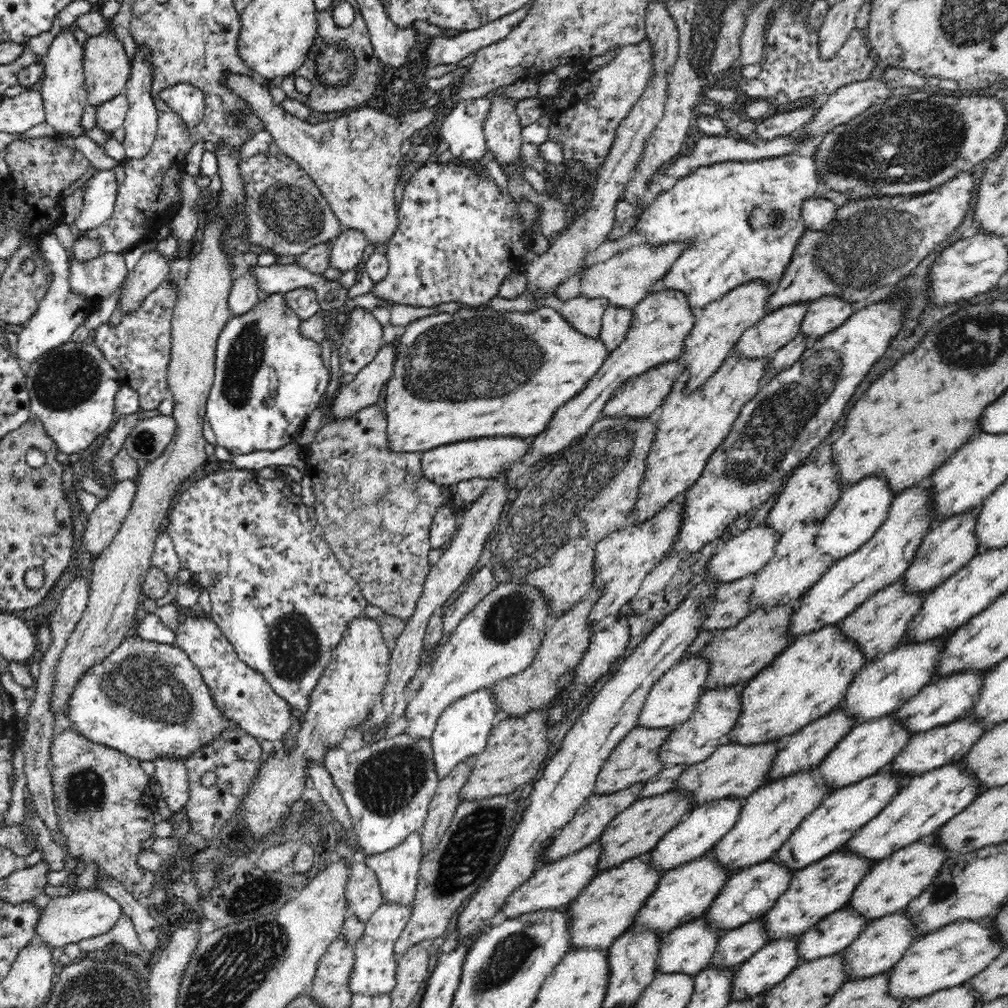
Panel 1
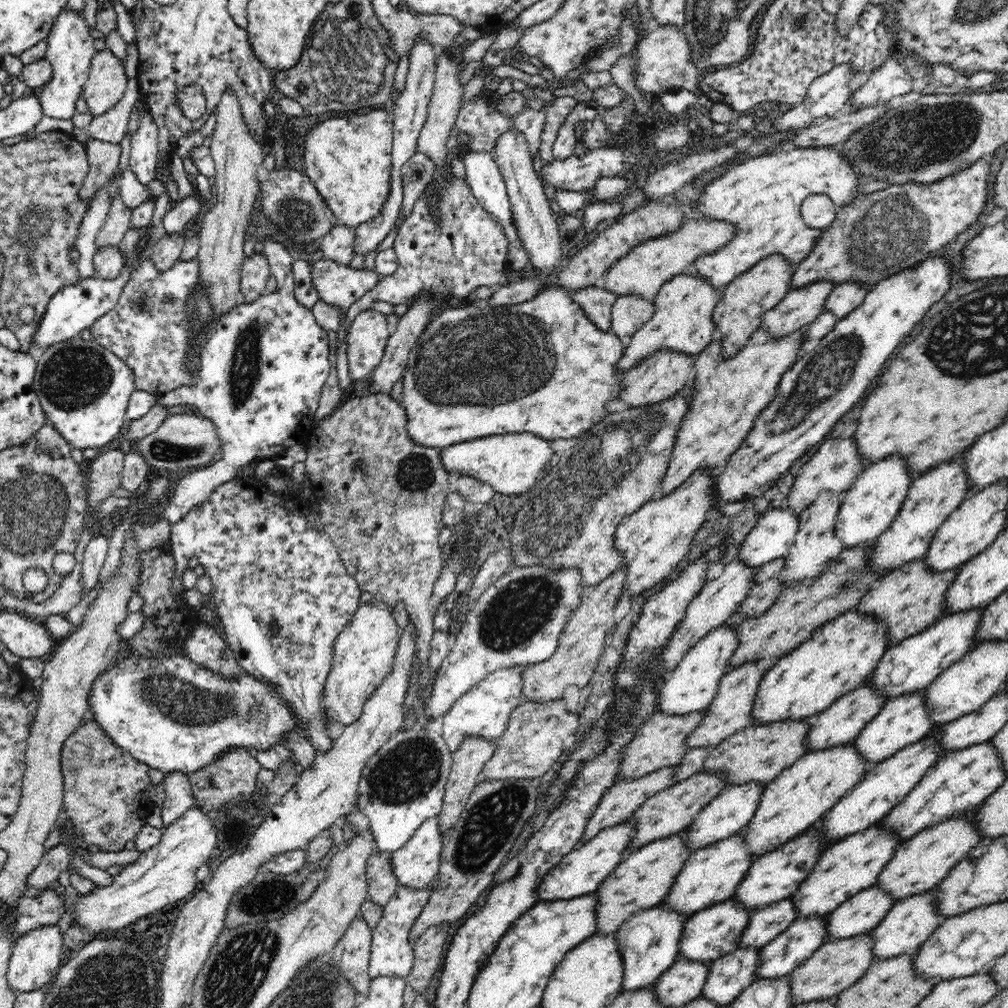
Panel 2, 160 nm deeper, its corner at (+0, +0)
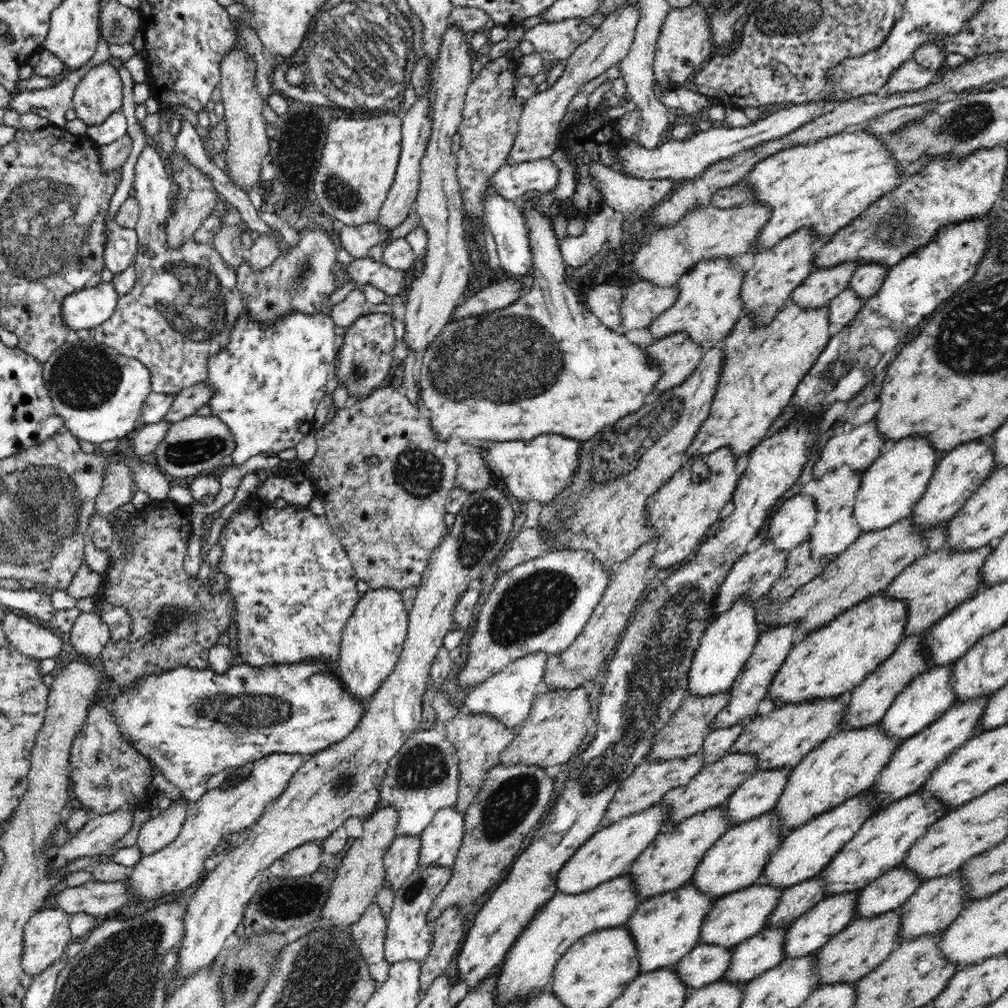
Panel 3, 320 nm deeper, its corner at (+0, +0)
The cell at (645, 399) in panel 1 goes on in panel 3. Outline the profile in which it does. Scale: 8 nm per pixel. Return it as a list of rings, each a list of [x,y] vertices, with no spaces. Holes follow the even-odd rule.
[[[684,331],[668,334],[648,346],[645,353],[663,368],[655,392],[660,393],[682,384],[700,364],[704,349]]]

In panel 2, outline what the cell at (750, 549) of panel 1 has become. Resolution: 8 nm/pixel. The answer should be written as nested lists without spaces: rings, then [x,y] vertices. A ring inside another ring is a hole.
[[[786,504],[764,514],[745,536],[738,560],[761,567],[772,560],[784,558],[796,542],[800,515]]]

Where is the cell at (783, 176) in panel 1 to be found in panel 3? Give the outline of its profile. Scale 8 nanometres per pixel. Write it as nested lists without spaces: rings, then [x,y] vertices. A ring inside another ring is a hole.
[[[864,126],[847,129],[814,143],[796,144],[766,157],[745,177],[751,186],[755,186],[757,196],[754,201],[761,202],[764,206],[771,206],[772,211],[771,219],[764,225],[759,239],[755,242],[755,251],[772,248],[798,228],[811,228],[817,238],[822,241],[827,240],[839,229],[856,220],[873,202],[899,187],[904,182],[900,172],[899,162],[891,150],[887,149],[884,141]]]

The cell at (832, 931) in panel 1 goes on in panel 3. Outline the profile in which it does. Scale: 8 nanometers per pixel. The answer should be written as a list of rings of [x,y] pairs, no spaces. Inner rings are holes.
[[[905,864],[891,868],[861,889],[856,918],[898,909],[923,882],[923,878]]]

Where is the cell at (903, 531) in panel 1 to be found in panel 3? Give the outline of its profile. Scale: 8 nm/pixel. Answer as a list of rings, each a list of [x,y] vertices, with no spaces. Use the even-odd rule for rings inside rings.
[[[981,437],[980,439],[960,443],[956,448],[943,453],[932,476],[928,488],[922,500],[916,504],[913,515],[915,526],[932,528],[944,521],[951,521],[960,512],[961,507],[974,495],[974,492],[985,484],[990,478],[991,472],[998,468],[995,461],[993,437]]]

